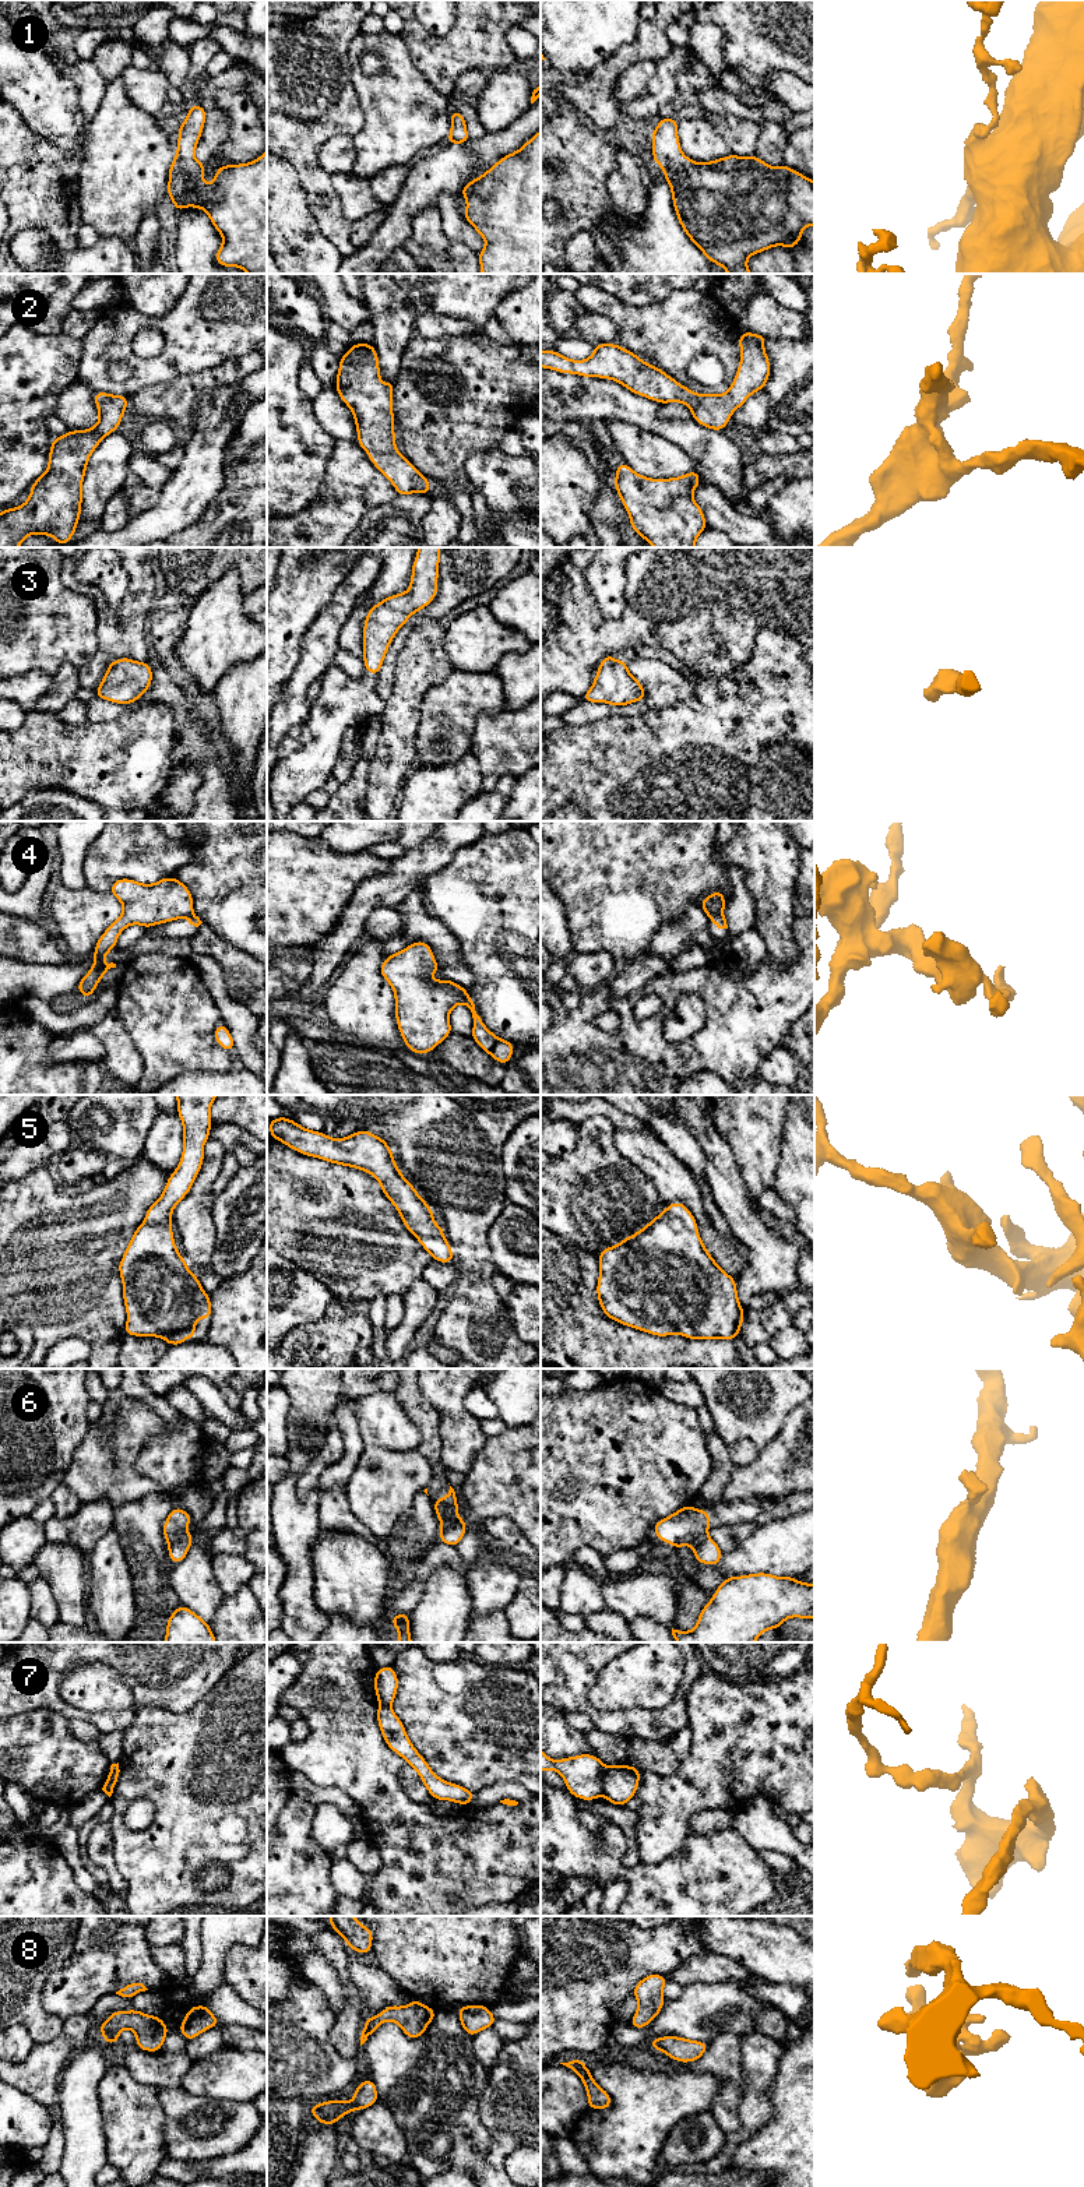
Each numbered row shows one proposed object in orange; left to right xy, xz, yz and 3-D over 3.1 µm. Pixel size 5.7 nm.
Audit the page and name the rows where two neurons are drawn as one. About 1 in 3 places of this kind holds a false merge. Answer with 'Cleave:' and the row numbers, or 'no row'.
Cleave: 4, 6, 7

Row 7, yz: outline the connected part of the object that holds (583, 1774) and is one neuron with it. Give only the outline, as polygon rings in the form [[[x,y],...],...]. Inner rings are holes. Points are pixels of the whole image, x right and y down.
[[[541,1748],[541,1772],[546,1769],[559,1772],[574,1797],[596,1800],[603,1793],[605,1765],[596,1755],[550,1760]]]

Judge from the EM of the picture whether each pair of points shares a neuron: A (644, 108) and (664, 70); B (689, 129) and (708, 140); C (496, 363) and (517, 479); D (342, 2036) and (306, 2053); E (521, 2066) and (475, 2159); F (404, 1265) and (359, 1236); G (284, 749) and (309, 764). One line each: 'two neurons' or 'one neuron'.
A: one neuron
B: one neuron
C: two neurons
D: two neurons
E: two neurons
F: one neuron
G: two neurons

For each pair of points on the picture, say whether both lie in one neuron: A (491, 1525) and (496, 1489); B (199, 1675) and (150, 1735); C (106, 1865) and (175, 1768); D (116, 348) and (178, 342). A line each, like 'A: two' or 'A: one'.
A: two
B: two
C: two
D: one

